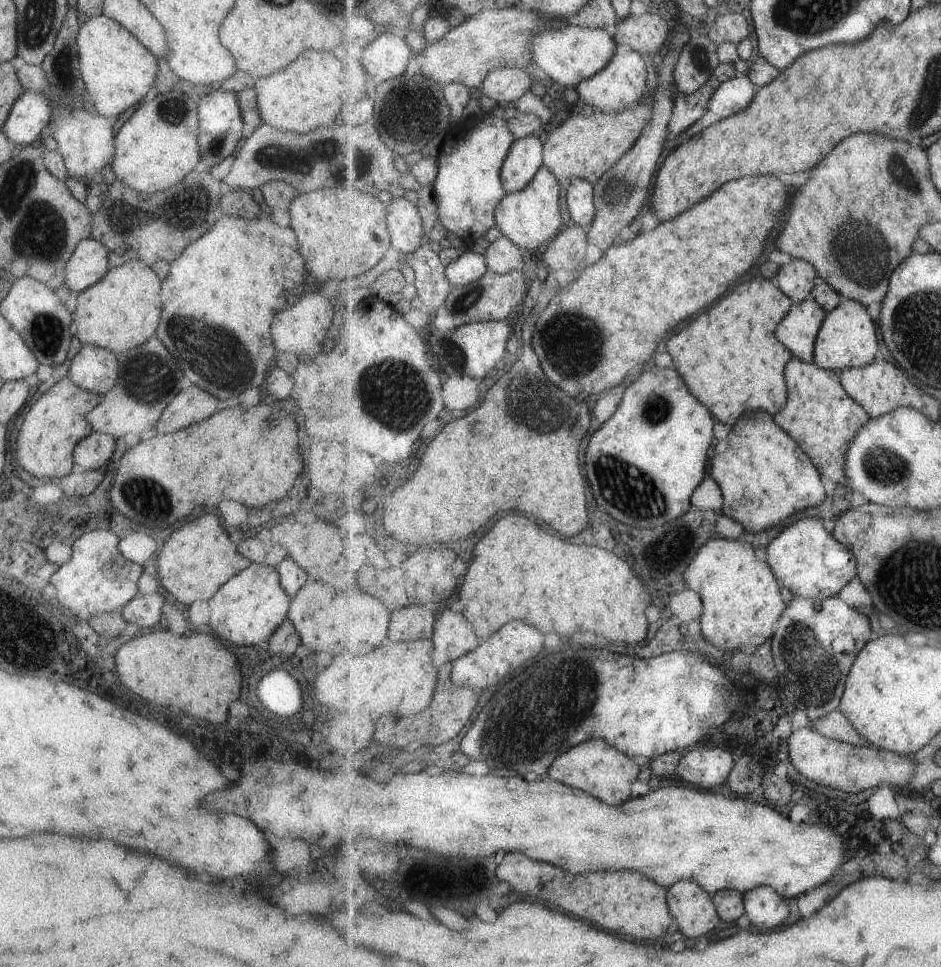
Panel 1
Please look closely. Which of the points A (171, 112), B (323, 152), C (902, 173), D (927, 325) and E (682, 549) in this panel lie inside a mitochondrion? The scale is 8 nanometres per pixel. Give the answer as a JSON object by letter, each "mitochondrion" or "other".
{"A":"mitochondrion","B":"other","C":"mitochondrion","D":"mitochondrion","E":"other"}

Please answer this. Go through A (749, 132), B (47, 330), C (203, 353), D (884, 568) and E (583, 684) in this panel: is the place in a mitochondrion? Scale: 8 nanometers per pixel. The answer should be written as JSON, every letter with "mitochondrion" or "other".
{"A":"other","B":"mitochondrion","C":"mitochondrion","D":"mitochondrion","E":"mitochondrion"}

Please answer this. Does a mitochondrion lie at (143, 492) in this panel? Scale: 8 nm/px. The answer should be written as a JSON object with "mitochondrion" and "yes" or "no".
{"mitochondrion":"yes"}

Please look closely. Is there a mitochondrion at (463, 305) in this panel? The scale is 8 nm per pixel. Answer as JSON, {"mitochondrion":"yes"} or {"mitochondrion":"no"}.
{"mitochondrion":"yes"}

